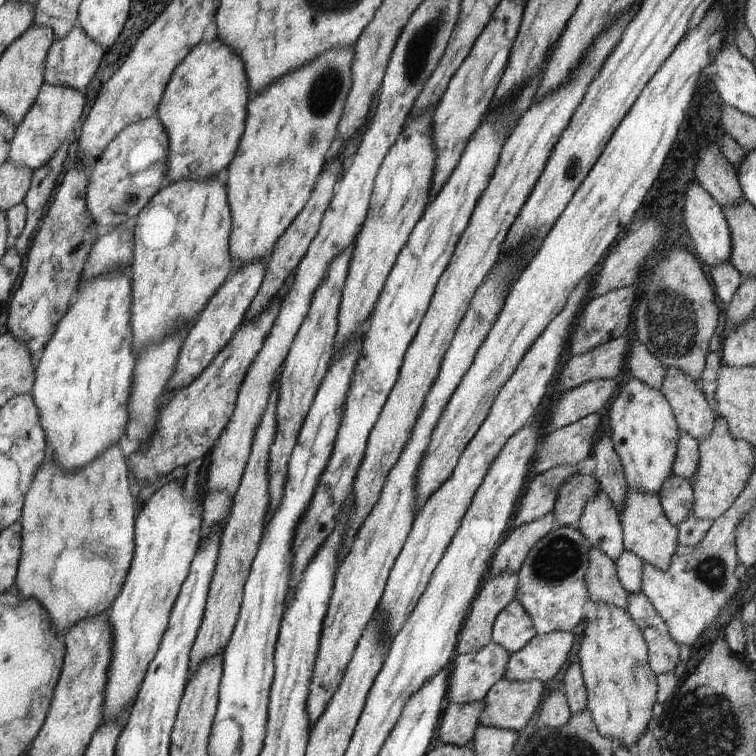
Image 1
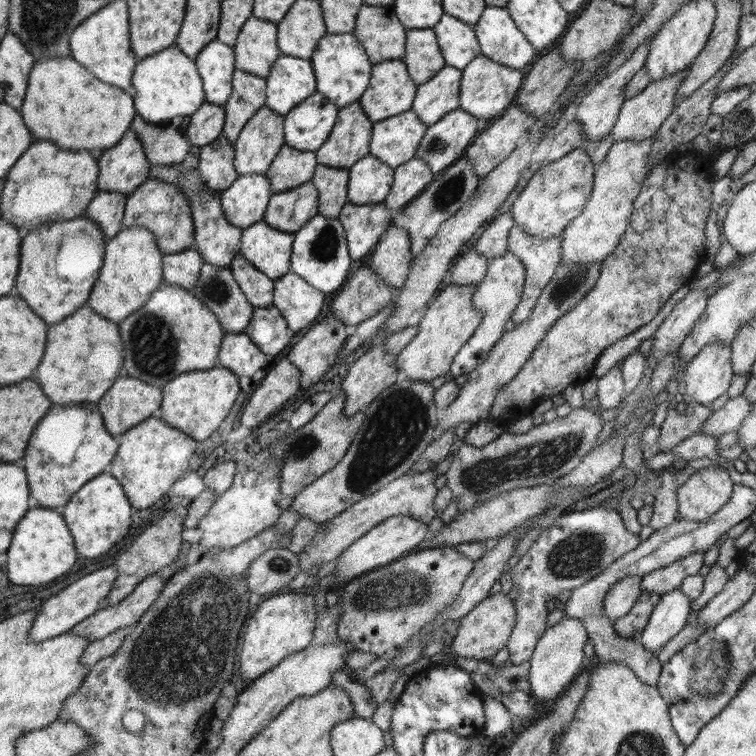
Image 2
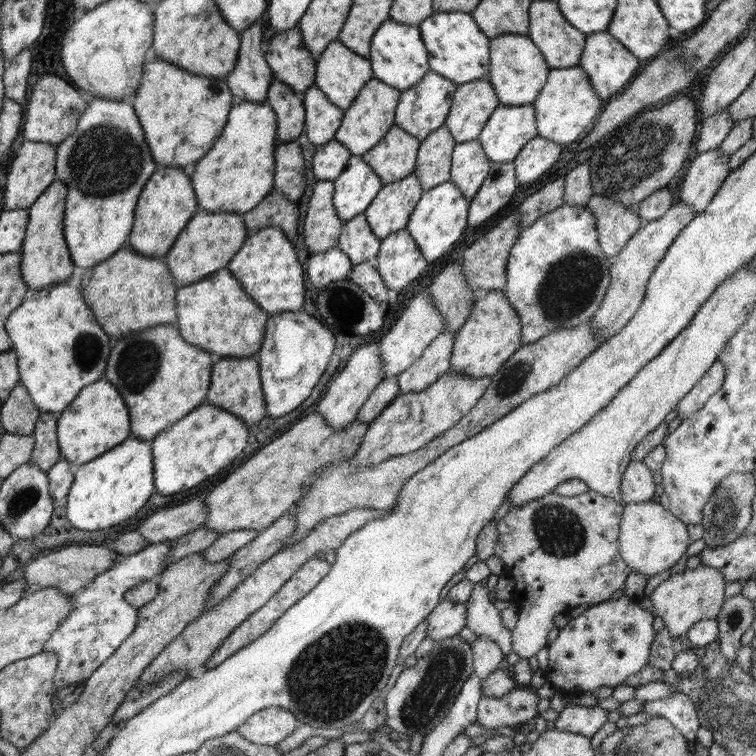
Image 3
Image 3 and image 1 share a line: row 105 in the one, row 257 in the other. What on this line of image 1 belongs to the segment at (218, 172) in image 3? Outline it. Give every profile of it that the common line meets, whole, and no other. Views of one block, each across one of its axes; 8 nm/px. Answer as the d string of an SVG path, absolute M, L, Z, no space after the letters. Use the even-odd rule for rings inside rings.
M353 48L328 50L306 66L278 78L278 82L272 82L262 94L248 102L246 130L240 138L238 152L227 168L228 181L225 184L228 206L232 213L229 251L234 262L234 271L255 262L266 264L278 238L288 230L290 223L294 222L308 202L328 158L327 152L332 142L336 142L337 126L352 82L352 58Z

